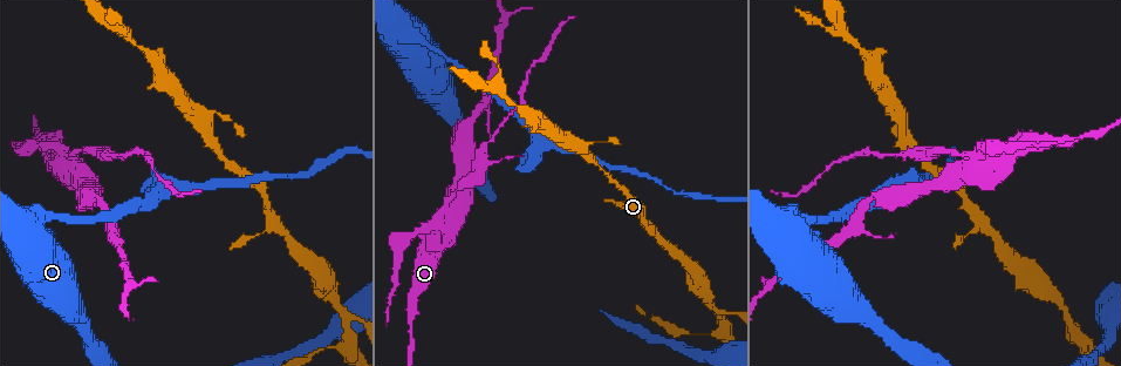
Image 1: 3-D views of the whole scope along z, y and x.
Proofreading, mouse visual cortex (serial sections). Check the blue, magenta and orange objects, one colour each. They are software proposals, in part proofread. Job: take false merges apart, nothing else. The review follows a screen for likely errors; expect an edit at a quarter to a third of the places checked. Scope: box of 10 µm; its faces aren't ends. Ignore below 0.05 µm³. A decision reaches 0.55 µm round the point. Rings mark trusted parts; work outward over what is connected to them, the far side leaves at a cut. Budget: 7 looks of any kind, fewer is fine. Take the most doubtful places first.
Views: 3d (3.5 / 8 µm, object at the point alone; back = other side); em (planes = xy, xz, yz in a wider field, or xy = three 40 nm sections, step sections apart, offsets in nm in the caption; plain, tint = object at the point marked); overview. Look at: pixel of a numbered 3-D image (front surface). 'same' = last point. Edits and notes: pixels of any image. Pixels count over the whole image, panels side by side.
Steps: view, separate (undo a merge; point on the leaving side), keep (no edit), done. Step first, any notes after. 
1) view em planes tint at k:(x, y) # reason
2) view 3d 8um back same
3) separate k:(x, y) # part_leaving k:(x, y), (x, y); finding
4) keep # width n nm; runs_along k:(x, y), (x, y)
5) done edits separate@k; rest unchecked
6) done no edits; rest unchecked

view 3d 3.5um back at 1:(343, 314) # three arms meet

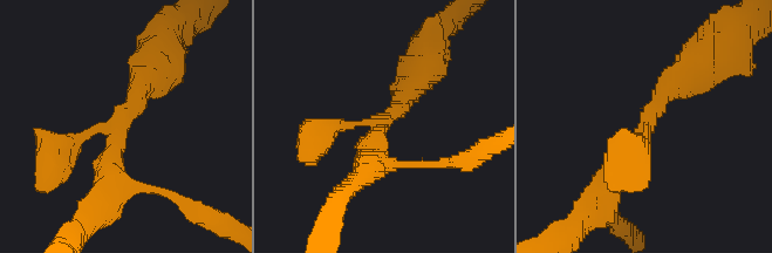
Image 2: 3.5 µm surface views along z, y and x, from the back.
view em planes tint at 2:(645, 125)

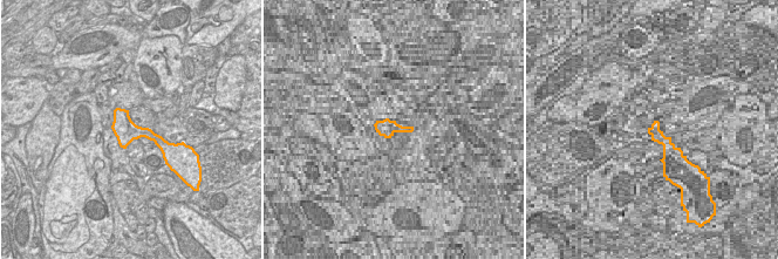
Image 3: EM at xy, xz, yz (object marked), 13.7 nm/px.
keep # runs_along 3:(116, 113), (163, 148); continuous, no second cell

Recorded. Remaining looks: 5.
view 3d 3.5um back at 1:(63, 163) # abrupt turn

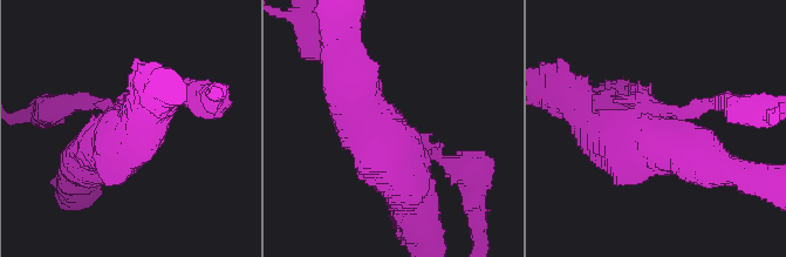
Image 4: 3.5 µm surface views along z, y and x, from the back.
separate 4:(82, 105) # part_leaving 4:(662, 112), (712, 101), (739, 108); two cells meet here

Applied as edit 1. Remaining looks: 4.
view 3d 3.5um at 1:(411, 36) # abrupt turn

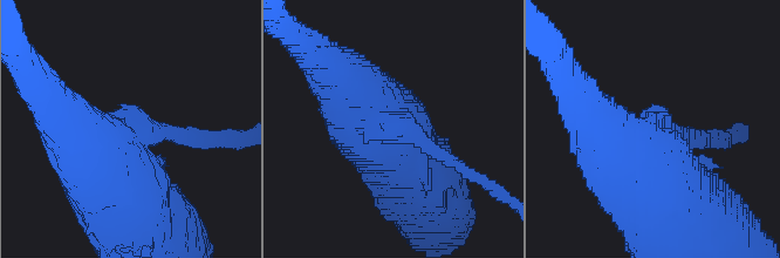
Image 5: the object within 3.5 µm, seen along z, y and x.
view em xy step 3 tint at 5:(130, 126)

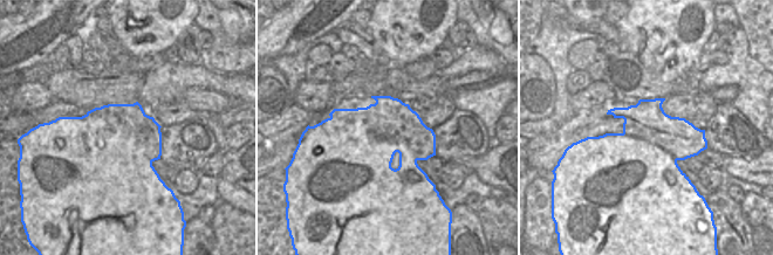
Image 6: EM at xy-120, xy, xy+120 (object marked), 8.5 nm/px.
separate 5:(186, 140) # two cells meet here

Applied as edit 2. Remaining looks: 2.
done edits separate@4, separate@5; rest unchecked

